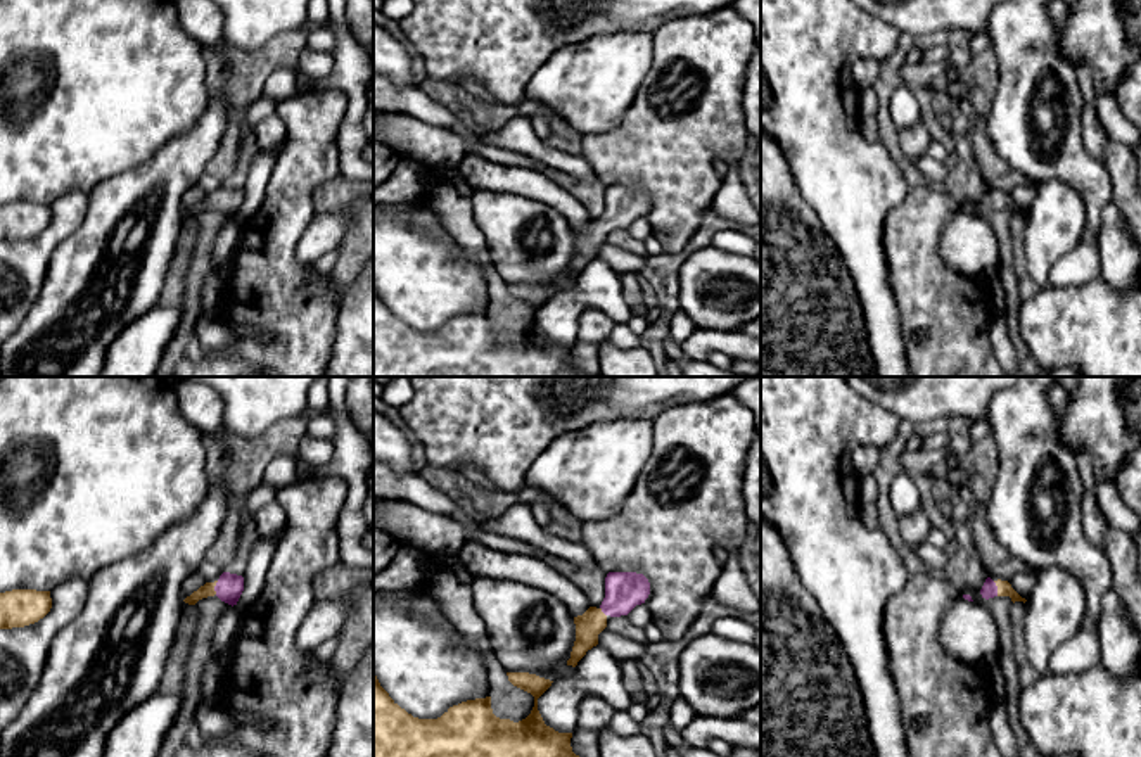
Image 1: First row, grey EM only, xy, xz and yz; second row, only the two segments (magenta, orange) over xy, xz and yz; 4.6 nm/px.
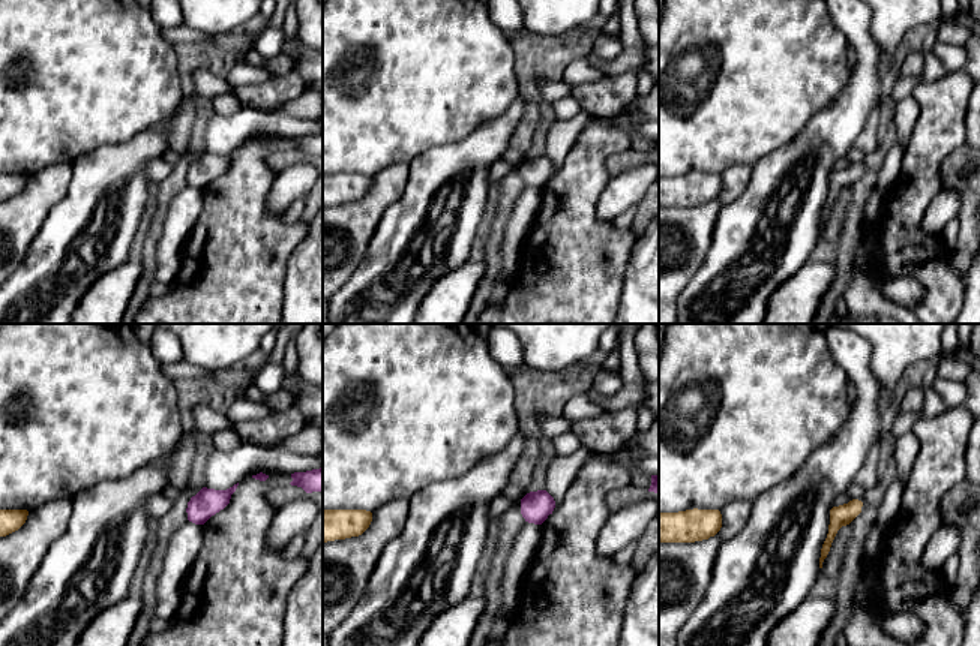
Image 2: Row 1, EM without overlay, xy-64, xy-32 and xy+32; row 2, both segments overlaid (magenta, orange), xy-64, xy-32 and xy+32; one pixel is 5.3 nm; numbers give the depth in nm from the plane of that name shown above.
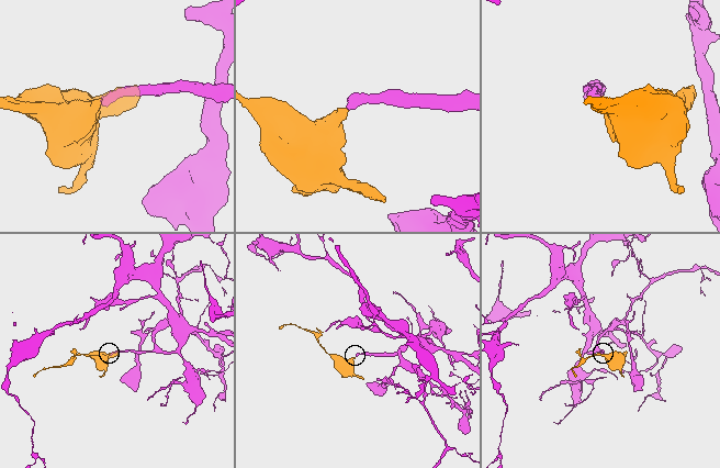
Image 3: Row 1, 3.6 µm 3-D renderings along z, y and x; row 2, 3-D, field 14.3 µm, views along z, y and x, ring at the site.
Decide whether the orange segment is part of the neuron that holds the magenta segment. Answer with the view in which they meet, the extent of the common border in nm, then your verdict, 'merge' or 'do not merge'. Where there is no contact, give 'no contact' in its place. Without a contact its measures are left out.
yz | 80 nm | merge

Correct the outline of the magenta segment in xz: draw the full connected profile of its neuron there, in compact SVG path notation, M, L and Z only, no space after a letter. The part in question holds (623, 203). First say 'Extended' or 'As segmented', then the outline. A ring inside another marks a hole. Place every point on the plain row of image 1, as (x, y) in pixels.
Extended. M609 185L605 190L605 211L602 218L590 219L574 230L576 254L567 278L576 280L588 263L598 258L598 247L607 240L607 230L628 228L636 218L645 216L650 195L636 185Z

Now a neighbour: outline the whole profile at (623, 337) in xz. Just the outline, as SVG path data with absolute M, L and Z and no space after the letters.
M617 323L614 332L605 339L605 344L612 344L619 349L634 349L641 346L640 335L636 335L628 323Z

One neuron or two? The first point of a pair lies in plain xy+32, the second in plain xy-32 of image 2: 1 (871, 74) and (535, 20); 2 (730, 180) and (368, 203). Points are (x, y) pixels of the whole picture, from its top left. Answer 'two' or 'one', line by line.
1: two
2: one

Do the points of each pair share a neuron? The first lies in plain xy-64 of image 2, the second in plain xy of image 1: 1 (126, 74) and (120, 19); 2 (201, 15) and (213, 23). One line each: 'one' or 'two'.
1: one
2: two

